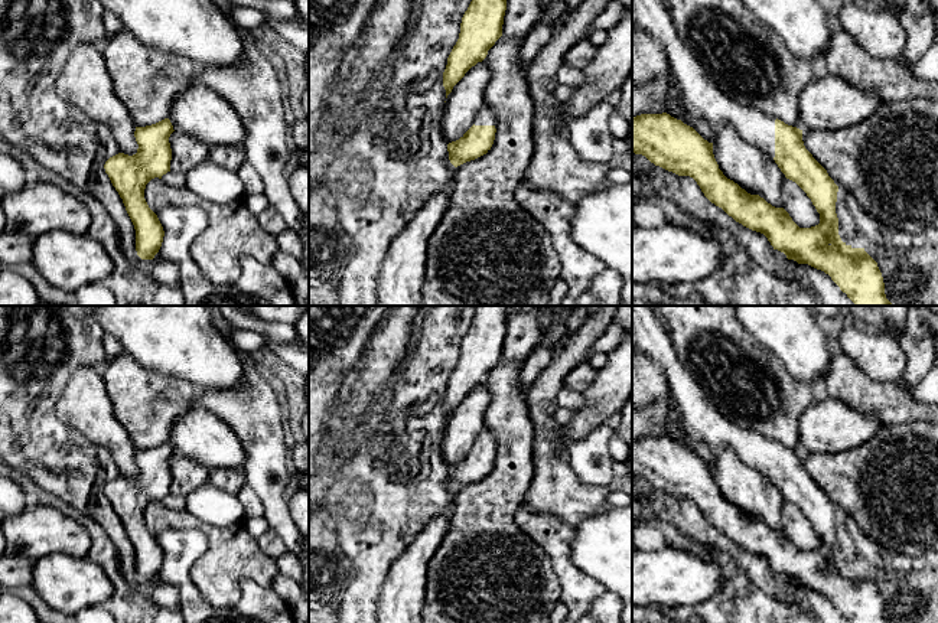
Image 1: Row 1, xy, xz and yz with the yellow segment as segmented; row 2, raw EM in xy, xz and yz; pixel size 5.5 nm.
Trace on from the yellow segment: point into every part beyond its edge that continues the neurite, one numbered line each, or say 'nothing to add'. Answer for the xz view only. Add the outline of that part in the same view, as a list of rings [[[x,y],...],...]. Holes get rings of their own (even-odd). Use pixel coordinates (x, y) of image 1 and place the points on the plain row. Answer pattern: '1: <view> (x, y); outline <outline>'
1: xz (485, 440); outline [[[485,427],[475,440],[475,449],[495,449],[496,440],[491,428]]]

